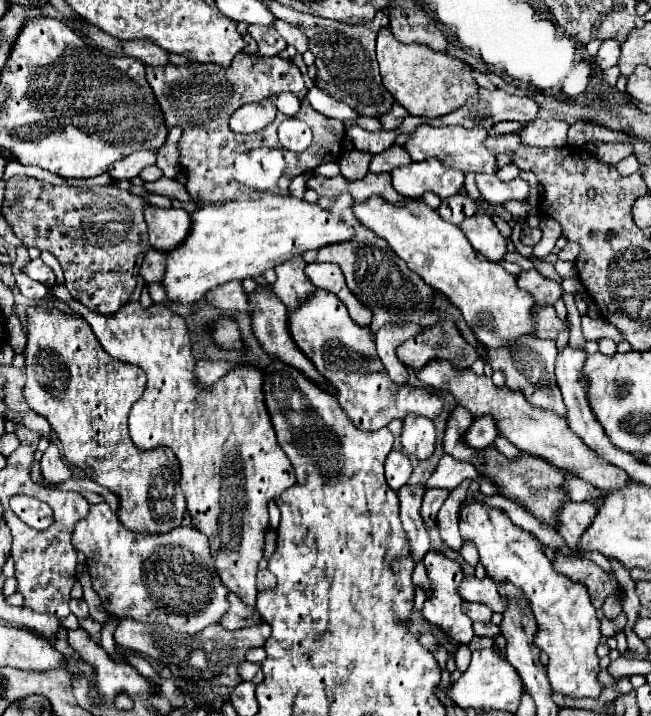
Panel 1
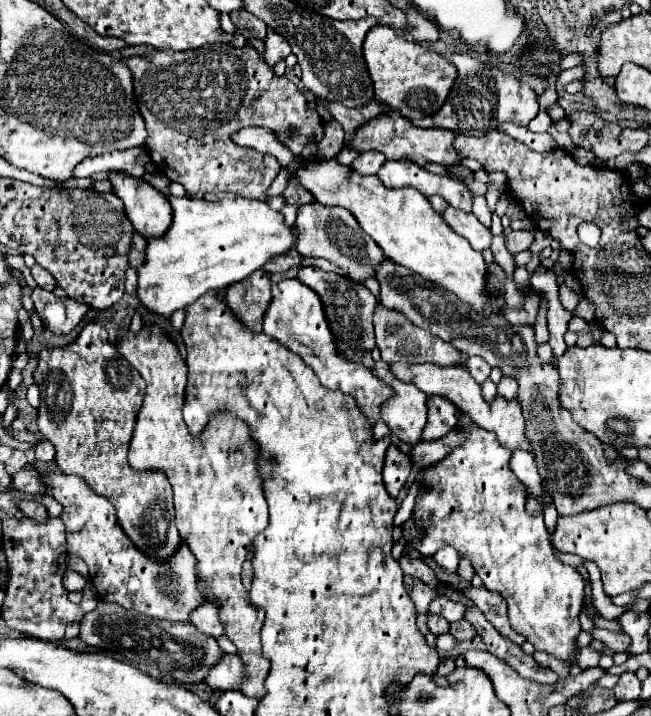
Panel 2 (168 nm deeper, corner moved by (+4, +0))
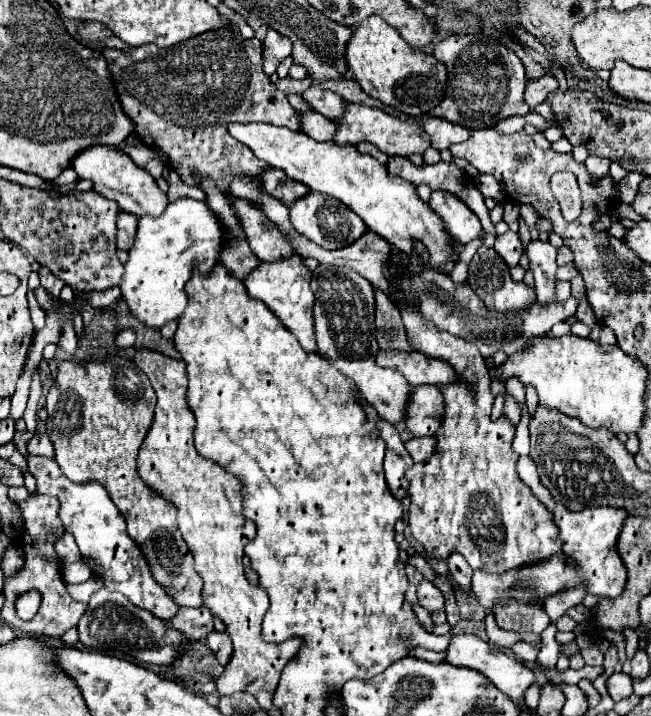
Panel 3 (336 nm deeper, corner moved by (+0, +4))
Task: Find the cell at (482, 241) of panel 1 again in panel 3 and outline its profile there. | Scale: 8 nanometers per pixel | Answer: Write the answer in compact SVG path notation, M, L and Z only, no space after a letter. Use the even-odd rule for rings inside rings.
M432 191L428 205L444 219L450 235L460 245L466 245L480 235L482 225L478 217L456 195L446 191Z

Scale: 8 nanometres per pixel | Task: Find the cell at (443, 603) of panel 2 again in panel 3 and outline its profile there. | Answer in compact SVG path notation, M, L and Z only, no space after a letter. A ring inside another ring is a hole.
M422 581L418 585L418 603L428 609L430 613L434 611L442 611L444 609L444 593L430 581Z

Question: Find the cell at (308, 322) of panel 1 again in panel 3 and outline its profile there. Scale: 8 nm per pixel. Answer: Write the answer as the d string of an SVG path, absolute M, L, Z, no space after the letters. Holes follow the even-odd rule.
M296 255L296 259L284 259L284 263L260 263L260 267L248 275L248 281L244 281L244 285L252 299L260 299L282 321L282 325L296 335L306 353L318 353L310 273L312 271L302 265L302 257Z

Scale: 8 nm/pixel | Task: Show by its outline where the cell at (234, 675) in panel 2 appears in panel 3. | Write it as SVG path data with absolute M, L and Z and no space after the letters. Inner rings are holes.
M212 631L212 635L206 637L206 643L210 647L210 651L214 653L214 657L218 659L220 665L226 665L232 659L232 641L226 633L216 633Z

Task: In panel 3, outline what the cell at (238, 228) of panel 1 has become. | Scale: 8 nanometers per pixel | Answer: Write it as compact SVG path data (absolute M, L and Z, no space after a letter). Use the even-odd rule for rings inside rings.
M180 197L168 205L164 215L154 219L142 217L134 247L128 253L128 263L124 265L122 299L148 327L160 329L164 323L178 319L184 311L184 285L190 281L192 271L200 269L200 275L210 277L214 267L222 263L222 247L226 241L226 225L206 201Z

